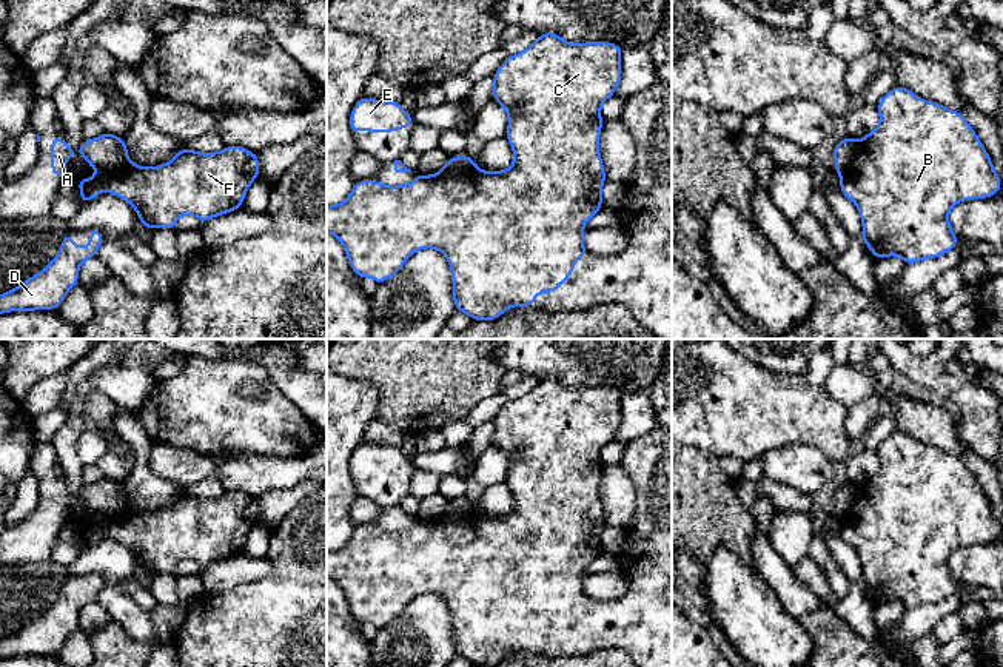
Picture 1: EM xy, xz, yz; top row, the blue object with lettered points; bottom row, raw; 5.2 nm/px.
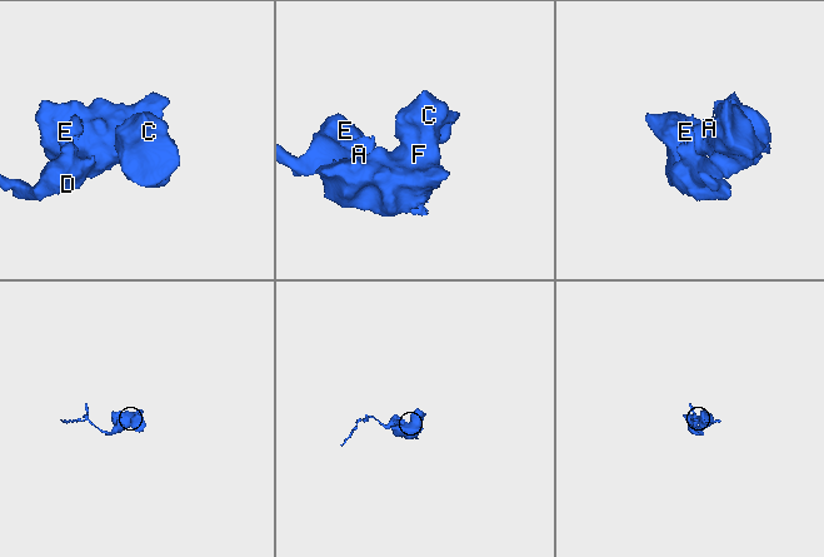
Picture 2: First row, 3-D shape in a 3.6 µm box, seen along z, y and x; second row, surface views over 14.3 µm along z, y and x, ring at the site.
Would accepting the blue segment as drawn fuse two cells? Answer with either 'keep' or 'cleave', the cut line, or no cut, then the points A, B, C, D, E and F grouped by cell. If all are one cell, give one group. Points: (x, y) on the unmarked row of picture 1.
cleave | xz (473, 510), (455, 521), (429, 521) | A / B C D E F

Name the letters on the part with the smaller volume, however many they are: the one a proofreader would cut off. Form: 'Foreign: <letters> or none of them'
Foreign: A

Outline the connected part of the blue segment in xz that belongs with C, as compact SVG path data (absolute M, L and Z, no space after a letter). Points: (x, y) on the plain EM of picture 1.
M550 376L522 397L507 402L491 421L493 445L508 461L505 484L513 494L513 510L507 514L488 518L473 511L456 522L424 521L398 531L356 525L342 548L327 551L327 578L339 584L356 621L371 622L379 630L401 616L416 596L442 596L451 615L455 652L473 665L495 665L510 652L532 652L539 638L559 635L576 605L590 601L582 588L584 570L602 553L601 538L607 525L599 499L601 450L615 441L621 427L621 399L616 388L567 388Z

